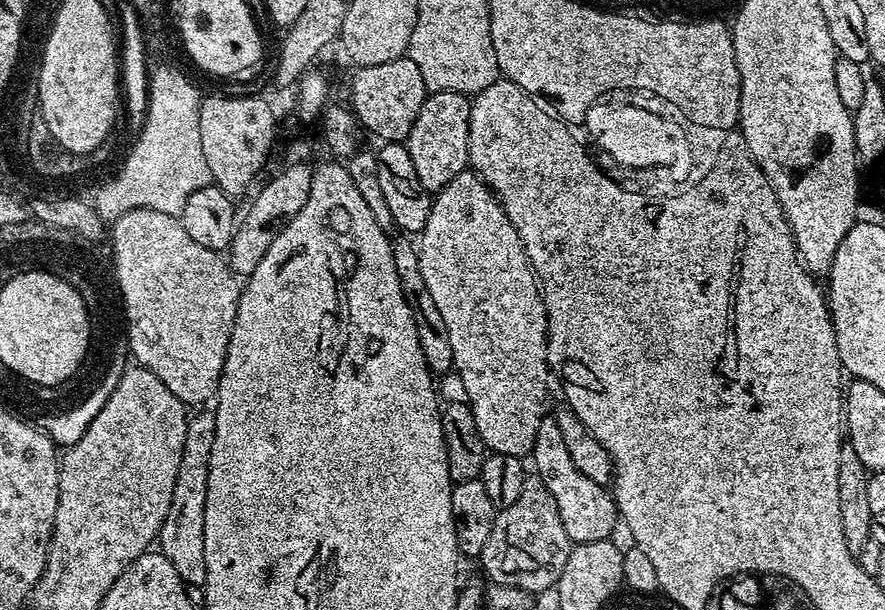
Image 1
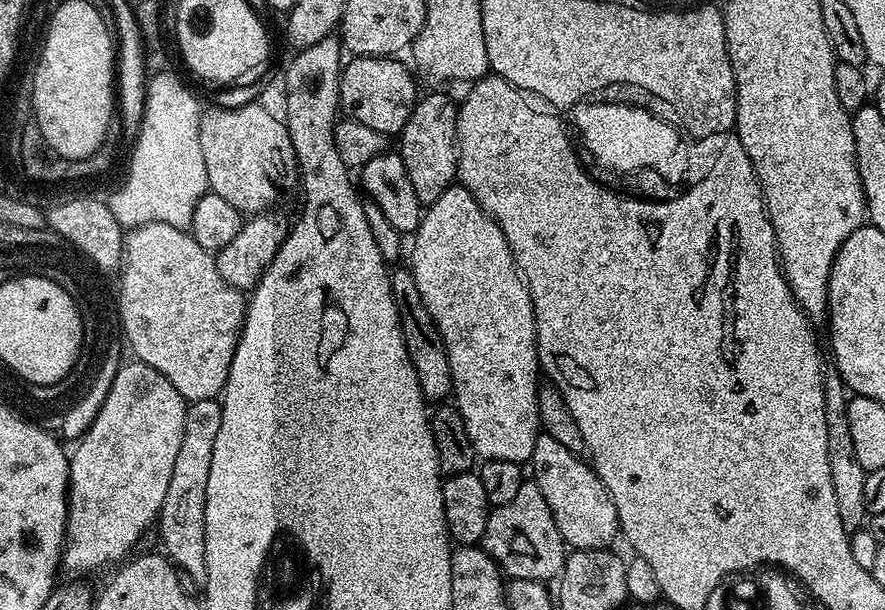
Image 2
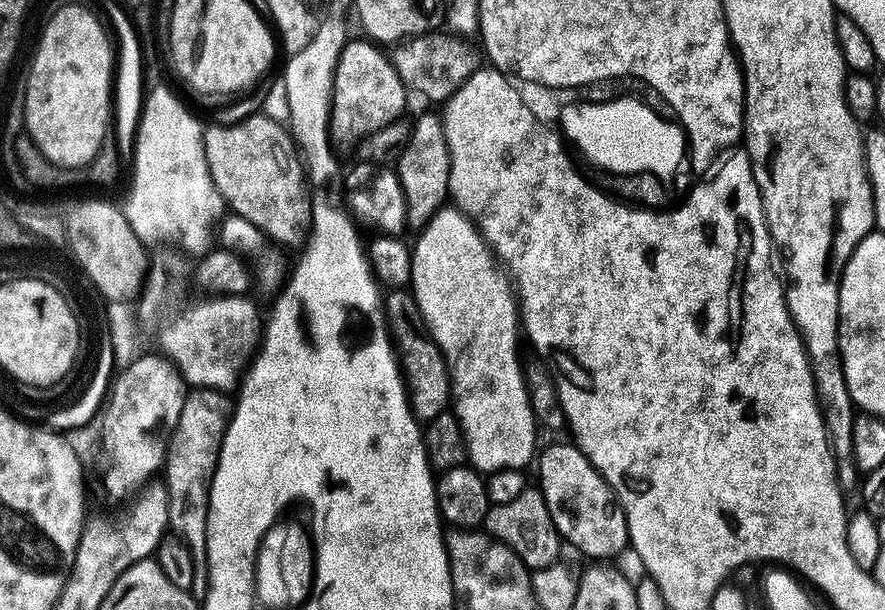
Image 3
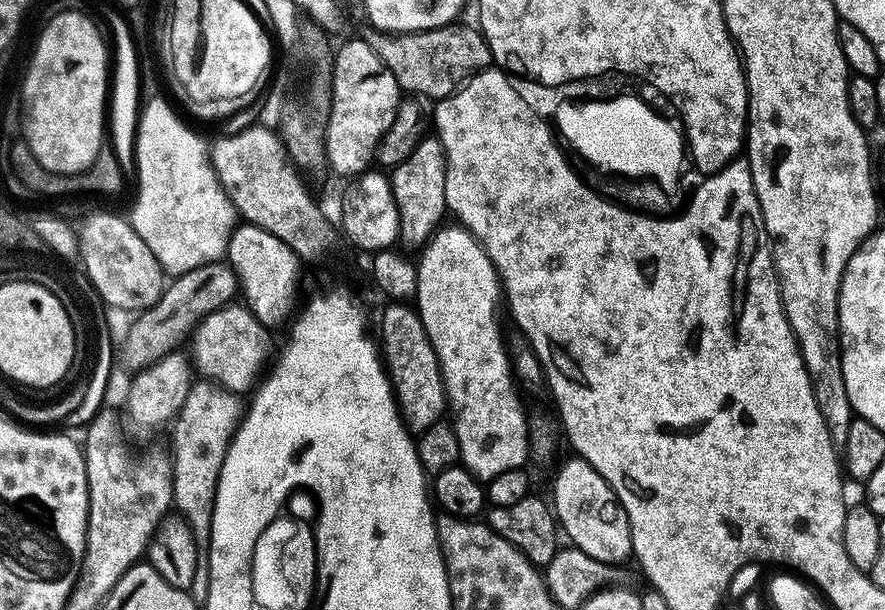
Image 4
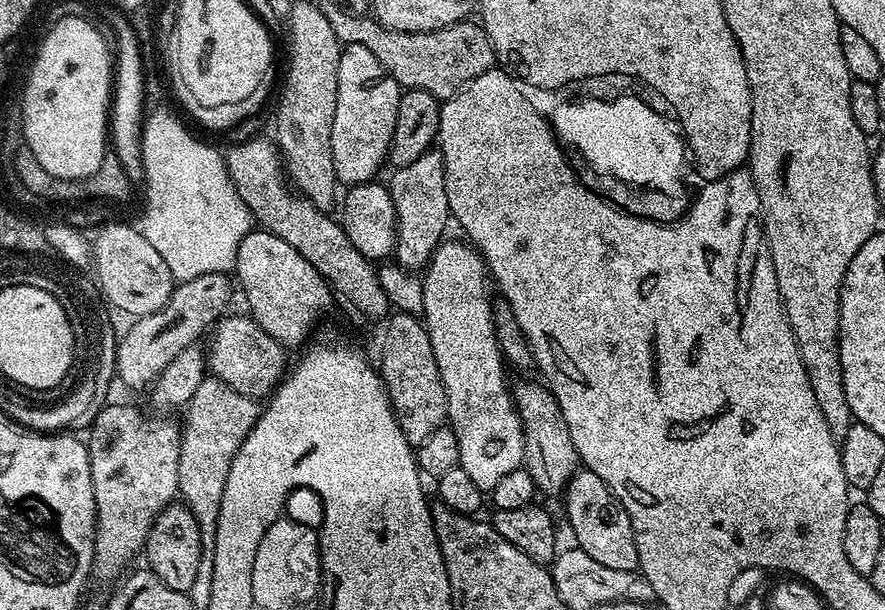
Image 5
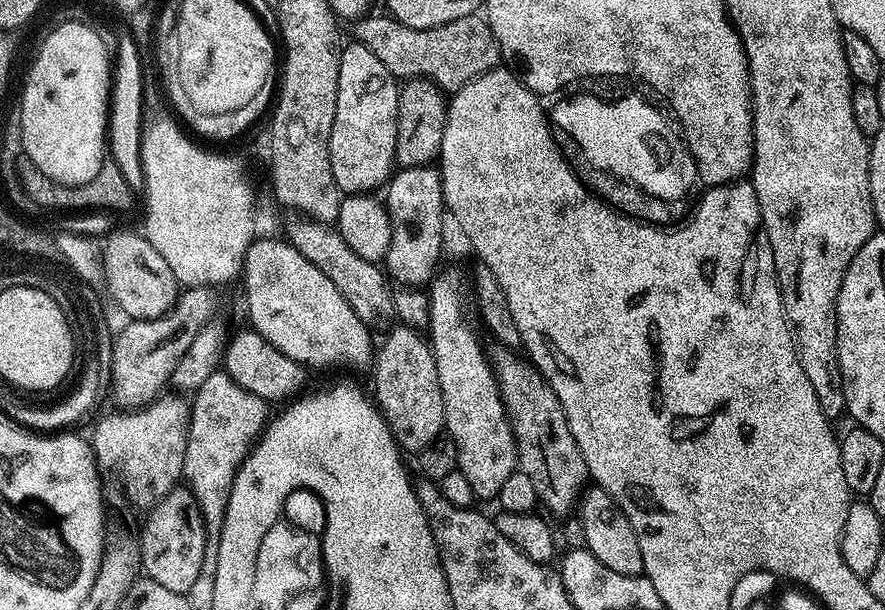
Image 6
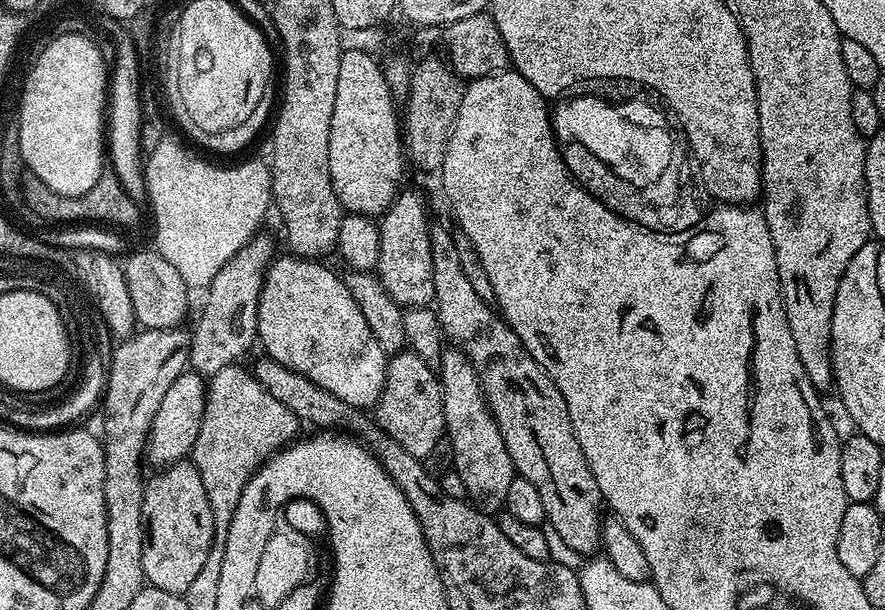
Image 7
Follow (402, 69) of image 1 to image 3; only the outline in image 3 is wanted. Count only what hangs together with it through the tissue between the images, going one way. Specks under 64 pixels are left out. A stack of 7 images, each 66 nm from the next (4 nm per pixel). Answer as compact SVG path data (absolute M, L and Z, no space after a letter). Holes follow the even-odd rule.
M349 39L344 45L342 54L338 58L338 66L334 74L334 86L332 87L332 122L330 131L337 141L353 140L372 135L379 128L385 128L401 119L405 115L404 103L410 97L409 89L402 82L402 78L396 73L395 66L387 55L383 56L381 49L375 43L367 39Z

